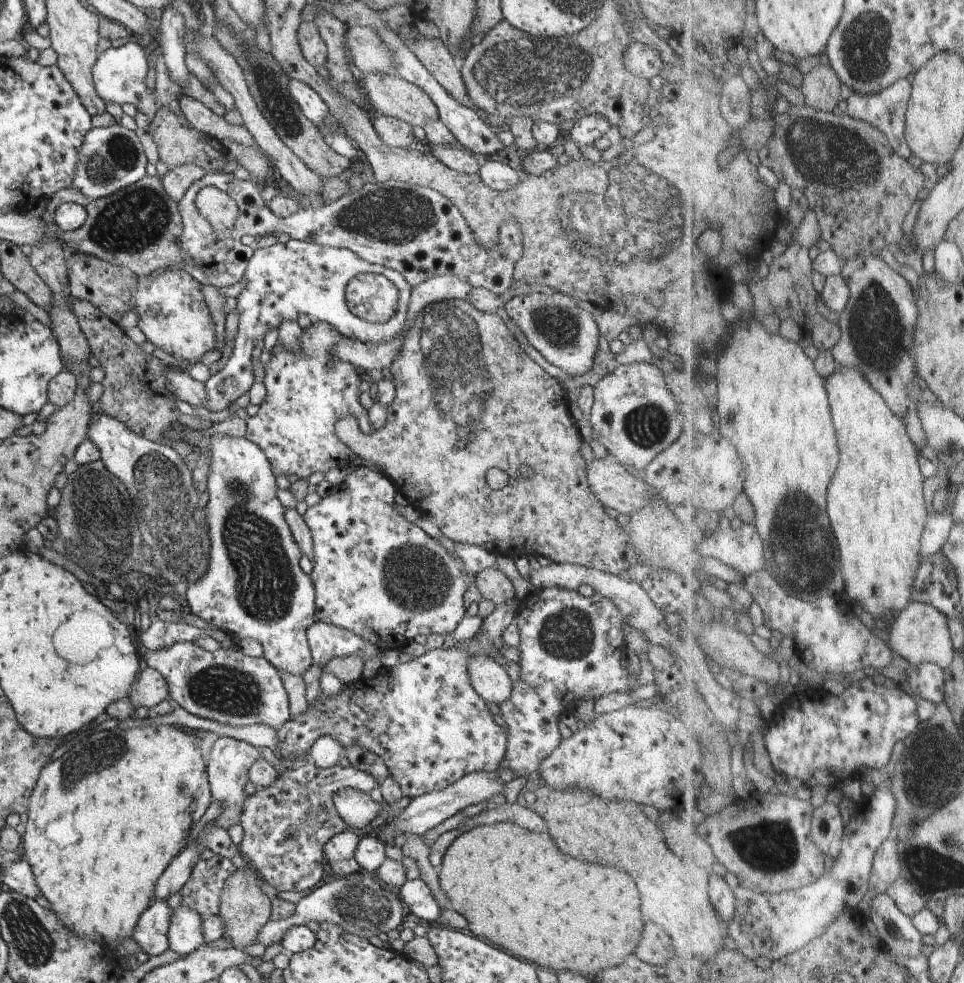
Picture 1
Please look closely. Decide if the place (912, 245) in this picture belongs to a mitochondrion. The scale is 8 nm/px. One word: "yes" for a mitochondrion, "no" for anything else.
no

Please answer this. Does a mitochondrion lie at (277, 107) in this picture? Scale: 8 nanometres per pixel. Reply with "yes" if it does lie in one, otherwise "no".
yes

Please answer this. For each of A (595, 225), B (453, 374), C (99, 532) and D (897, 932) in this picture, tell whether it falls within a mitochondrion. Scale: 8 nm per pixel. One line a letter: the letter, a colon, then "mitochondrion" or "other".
A: mitochondrion
B: mitochondrion
C: mitochondrion
D: mitochondrion

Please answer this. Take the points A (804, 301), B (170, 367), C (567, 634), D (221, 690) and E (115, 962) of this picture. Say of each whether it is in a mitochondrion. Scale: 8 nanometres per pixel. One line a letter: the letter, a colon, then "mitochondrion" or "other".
A: other
B: other
C: mitochondrion
D: mitochondrion
E: other

